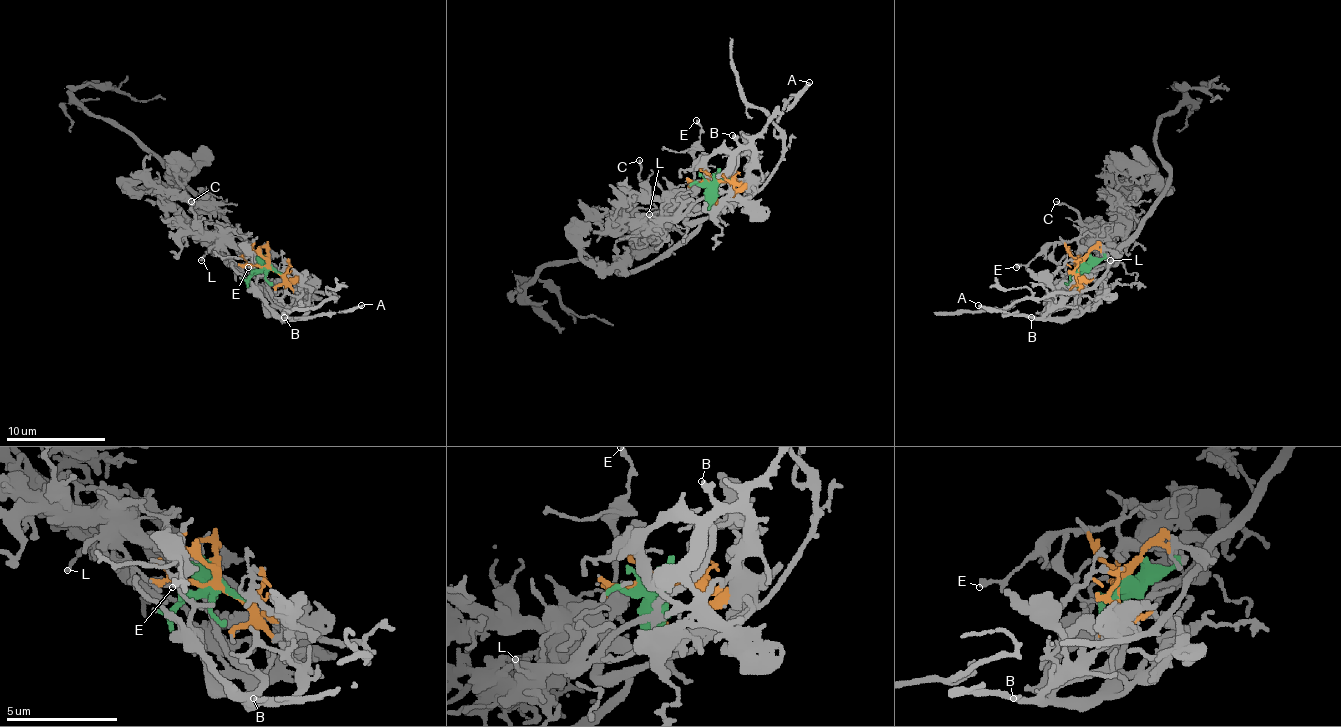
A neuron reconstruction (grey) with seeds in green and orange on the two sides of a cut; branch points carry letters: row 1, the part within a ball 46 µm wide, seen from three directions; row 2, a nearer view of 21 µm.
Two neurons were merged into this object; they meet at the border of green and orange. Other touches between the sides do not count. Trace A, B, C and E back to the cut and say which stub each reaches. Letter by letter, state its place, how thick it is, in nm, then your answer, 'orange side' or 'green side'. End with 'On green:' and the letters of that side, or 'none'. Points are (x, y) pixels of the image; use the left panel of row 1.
A: at (361, 305); 240 nm thick; orange side
B: at (284, 317); 190 nm thick; orange side
C: at (191, 201); 160 nm thick; green side
E: at (248, 267); 200 nm thick; green side
On green: C, E

